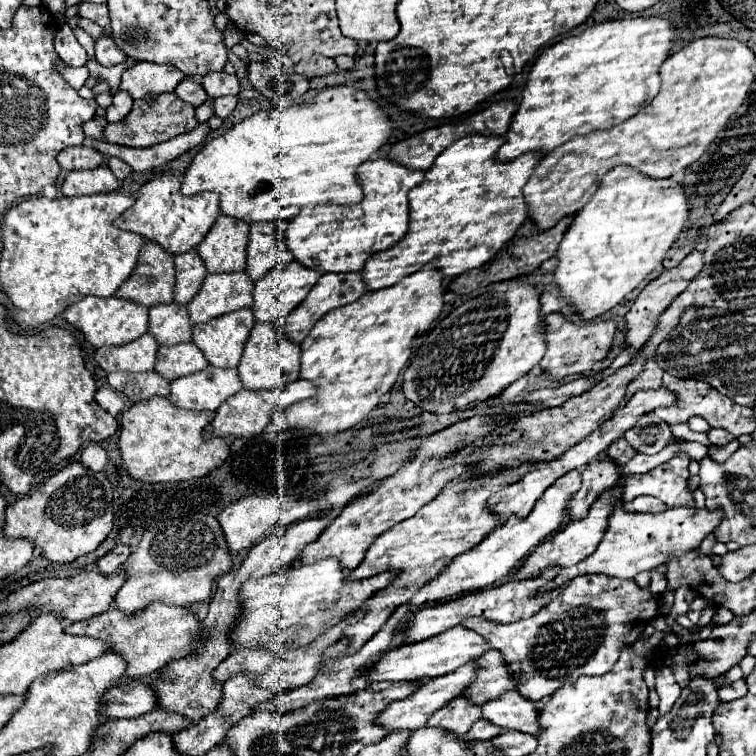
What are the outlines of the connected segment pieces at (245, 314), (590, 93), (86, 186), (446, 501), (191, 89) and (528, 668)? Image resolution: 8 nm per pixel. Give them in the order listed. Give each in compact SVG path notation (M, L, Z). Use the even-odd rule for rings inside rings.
M243 308L235 314L227 314L227 318L215 318L215 322L193 326L193 344L199 346L211 366L235 368L253 326L251 310Z
M627 18L595 24L577 36L569 36L545 48L529 72L523 98L511 118L509 132L505 134L505 144L497 150L495 158L499 162L511 162L527 152L551 152L569 142L573 134L587 136L597 130L611 130L613 126L635 116L641 106L645 106L659 92L659 66L671 50L671 30L675 28L663 18Z
M99 166L95 170L75 170L69 172L63 186L63 196L91 196L101 192L115 192L119 190L119 180L107 166Z
M525 464L513 470L503 470L495 476L481 476L481 478L455 478L451 480L439 494L439 498L431 500L427 506L423 506L413 518L407 522L399 522L399 526L393 526L387 534L381 534L371 550L367 552L365 560L359 568L351 570L347 574L347 582L353 580L365 580L371 576L377 576L381 572L395 570L397 576L391 580L391 584L379 592L375 592L365 604L365 616L357 624L349 626L349 652L357 652L367 640L373 638L373 634L379 632L379 628L387 622L391 612L409 600L409 596L423 586L423 582L429 582L455 558L455 554L461 554L463 550L469 550L471 546L477 546L495 526L495 514L487 510L487 498L495 494L499 488L509 486L523 478L529 470L537 466ZM399 590L403 590L403 596L399 596Z
M183 78L181 82L179 82L179 86L175 88L175 94L183 100L183 102L187 102L187 104L191 104L191 106L201 106L205 100L207 100L207 92L203 90L203 86L201 86L201 82L197 82L197 80L193 80L193 78Z
M579 576L569 582L565 592L553 600L549 600L537 614L533 614L527 620L519 620L513 624L495 624L495 622L483 622L483 618L465 618L461 626L467 626L469 630L475 630L481 634L493 650L499 650L505 664L509 666L513 678L515 678L515 690L533 702L543 700L545 696L551 696L559 686L563 686L569 680L579 678L581 674L587 676L601 676L613 668L613 664L619 660L619 652L627 646L639 640L645 626L657 616L659 612L659 600L649 594L649 590L639 588L633 580L631 582L611 582L609 590L603 590L603 576Z

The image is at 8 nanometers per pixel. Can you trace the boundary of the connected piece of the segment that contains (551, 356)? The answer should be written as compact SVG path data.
M549 314L543 318L545 324L545 340L547 340L547 352L543 360L539 362L539 368L545 376L551 380L563 380L569 374L583 374L591 372L593 364L599 360L605 360L607 352L611 350L613 336L617 332L615 322L589 322L589 324L573 324L565 320L561 314Z

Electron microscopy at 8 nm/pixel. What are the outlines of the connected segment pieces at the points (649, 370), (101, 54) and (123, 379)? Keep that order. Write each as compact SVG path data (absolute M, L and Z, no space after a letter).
M653 358L647 360L645 368L641 370L641 374L628 385L627 393L623 399L626 403L637 390L649 390L649 388L659 388L661 386L661 378L663 378L663 370L659 370L657 362Z
M103 36L101 40L95 42L95 60L101 66L115 66L125 62L127 56L121 50L117 50L115 42L111 42L111 36Z
M115 372L107 376L107 382L113 390L125 394L131 402L149 400L153 396L167 396L169 394L169 382L159 378L159 374L143 372L143 374L131 374L131 372Z

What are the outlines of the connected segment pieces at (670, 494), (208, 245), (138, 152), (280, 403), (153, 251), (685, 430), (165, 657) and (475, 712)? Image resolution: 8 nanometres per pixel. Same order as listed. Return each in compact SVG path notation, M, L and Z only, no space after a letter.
M679 454L647 474L621 476L619 484L623 486L623 500L631 502L633 498L647 494L663 500L669 508L695 506L693 492L687 486L689 462L691 458L687 458L687 454Z
M219 216L207 236L197 246L209 274L239 272L247 262L247 222L235 222L235 218Z
M199 122L191 132L185 132L181 136L175 136L167 142L161 142L157 146L149 146L149 148L127 148L127 146L109 144L105 140L93 140L93 148L99 150L107 158L111 158L111 156L121 158L135 172L143 172L143 170L163 166L163 164L179 158L183 152L203 144L207 134L209 134L207 122Z
M295 380L293 384L289 384L285 388L279 388L279 390L261 390L261 392L241 390L219 406L211 424L203 430L203 436L205 438L211 438L211 436L219 436L219 438L257 436L269 424L269 414L273 414L275 410L283 410L283 408L287 408L287 406L299 402L299 400L307 400L313 394L315 394L315 386L311 386L311 382L303 382L303 380Z
M145 242L139 252L139 260L127 282L117 288L115 296L133 300L141 306L157 306L173 302L175 286L175 266L173 256L165 254L161 246Z
M675 424L675 426L671 426L671 432L673 432L675 436L679 436L679 438L683 438L683 440L695 440L695 442L701 442L701 444L705 444L705 446L711 446L711 444L709 444L709 438L707 438L705 434L693 432L687 424Z
M151 604L147 610L133 618L123 618L123 614L119 614L117 608L109 608L107 612L97 614L95 618L65 626L65 632L103 640L111 652L125 658L127 678L145 678L161 670L171 660L179 660L191 654L191 648L195 648L199 640L201 628L201 622L195 618L195 614L189 612L187 606L179 608L167 604Z
M459 696L459 698L455 698L455 702L449 702L447 706L439 708L427 720L427 726L441 728L445 732L463 736L477 720L479 720L479 706L467 702L467 698Z

